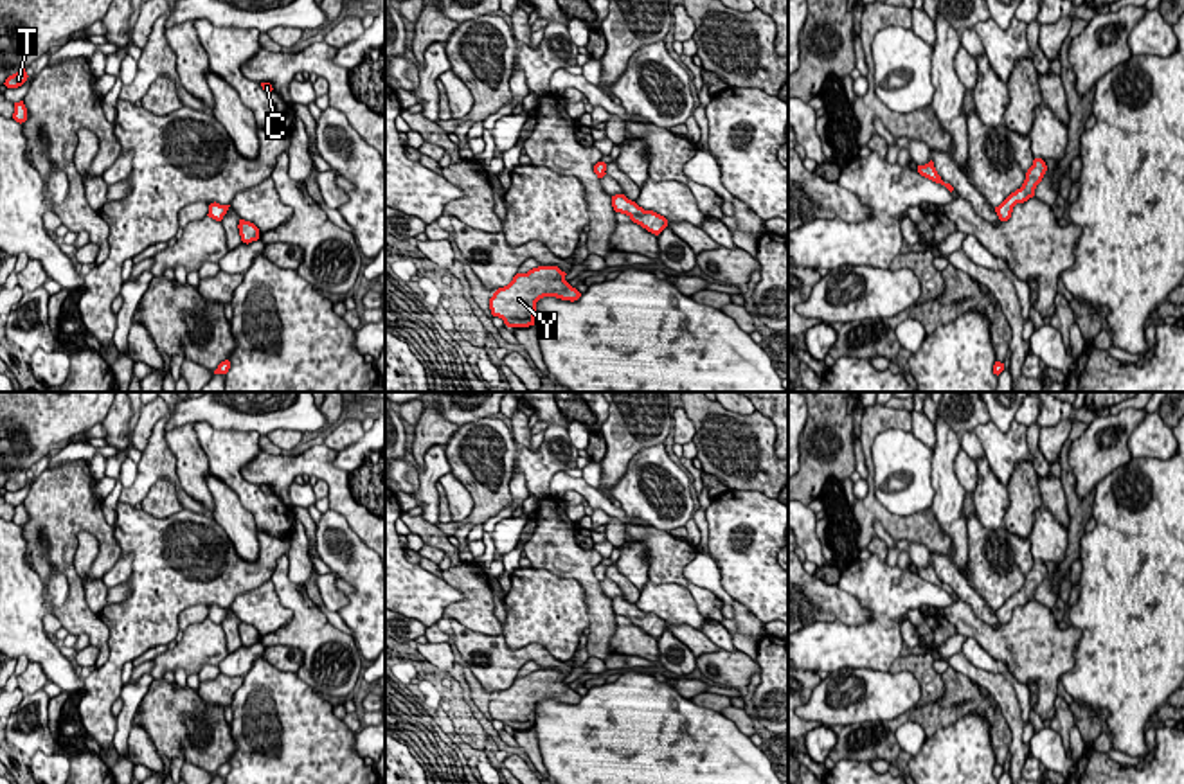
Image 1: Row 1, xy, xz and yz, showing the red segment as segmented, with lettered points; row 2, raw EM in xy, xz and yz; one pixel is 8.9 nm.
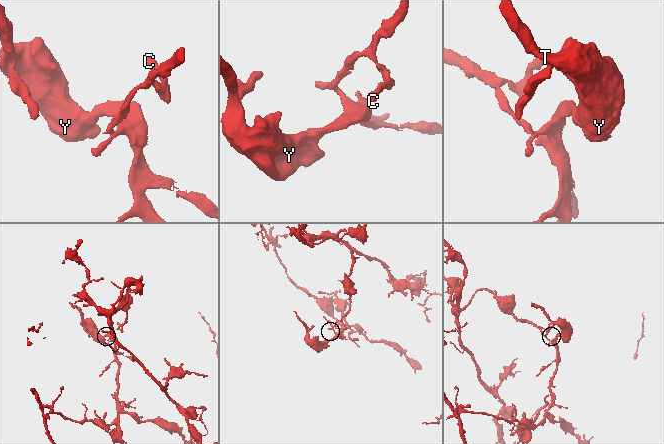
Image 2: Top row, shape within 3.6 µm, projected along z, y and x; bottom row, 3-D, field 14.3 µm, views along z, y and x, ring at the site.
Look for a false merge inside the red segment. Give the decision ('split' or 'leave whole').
split

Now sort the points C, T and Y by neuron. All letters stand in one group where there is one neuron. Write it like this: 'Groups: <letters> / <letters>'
Groups: C / T Y

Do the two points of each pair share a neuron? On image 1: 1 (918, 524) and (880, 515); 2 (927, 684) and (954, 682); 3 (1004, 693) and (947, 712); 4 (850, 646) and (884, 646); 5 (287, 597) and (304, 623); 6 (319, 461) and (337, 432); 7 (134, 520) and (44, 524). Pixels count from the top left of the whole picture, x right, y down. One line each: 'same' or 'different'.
1: same
2: different
3: different
4: same
5: same
6: different
7: different

